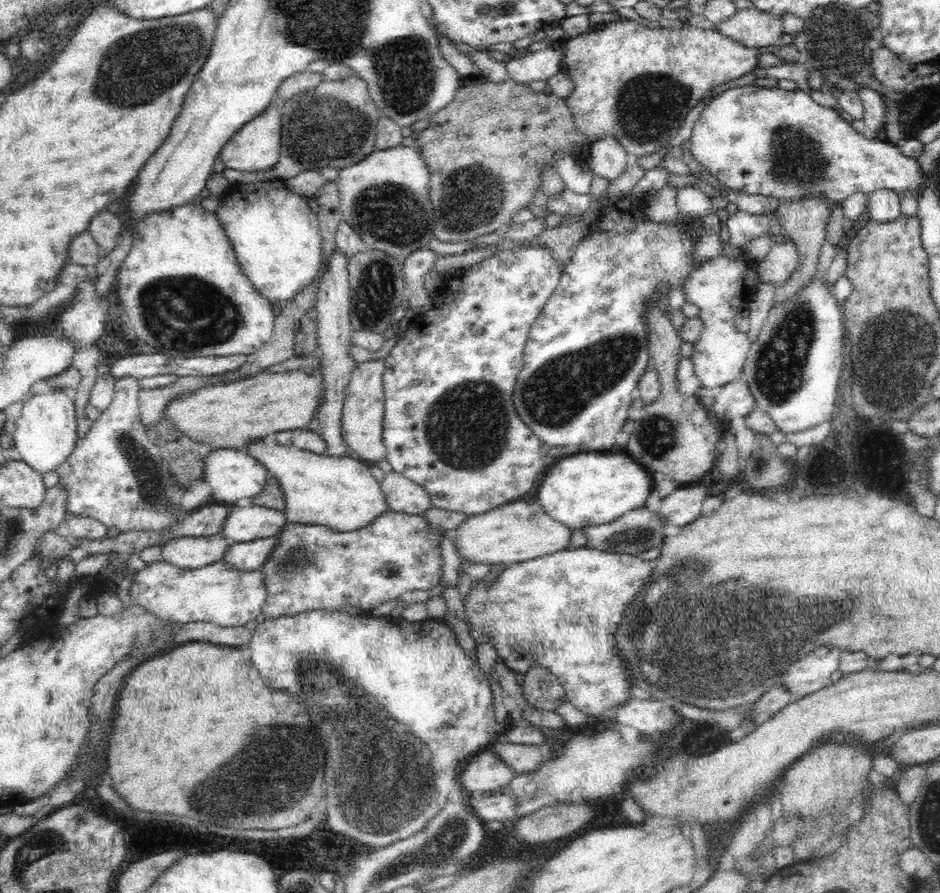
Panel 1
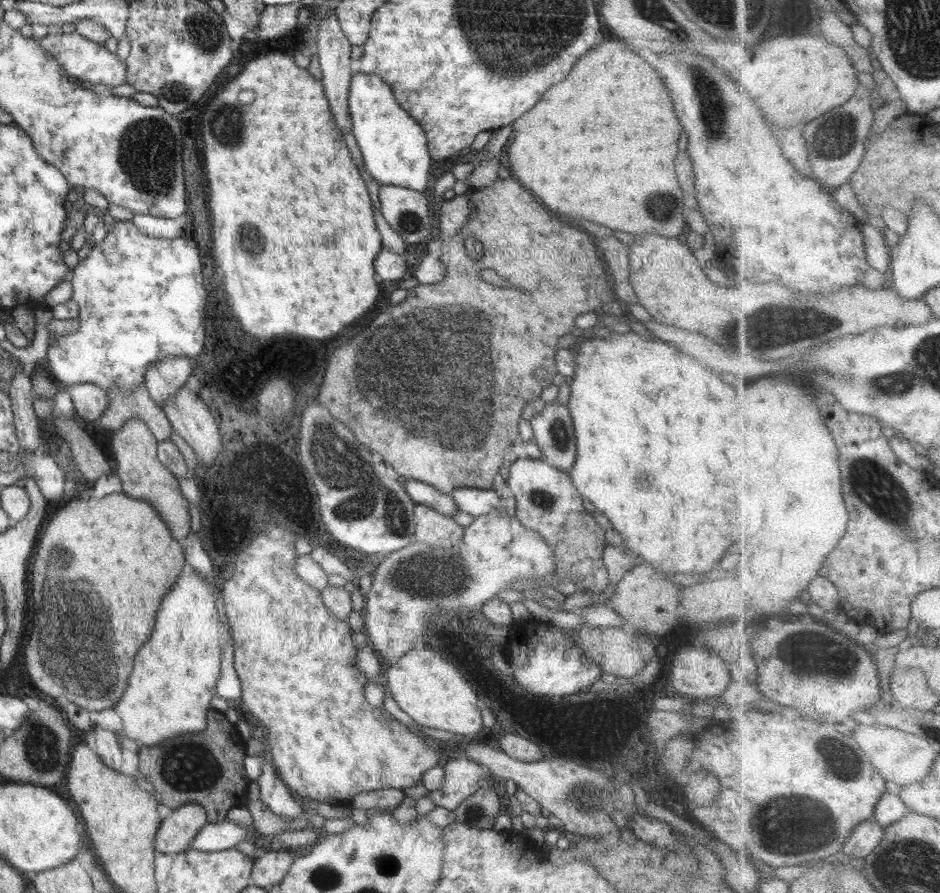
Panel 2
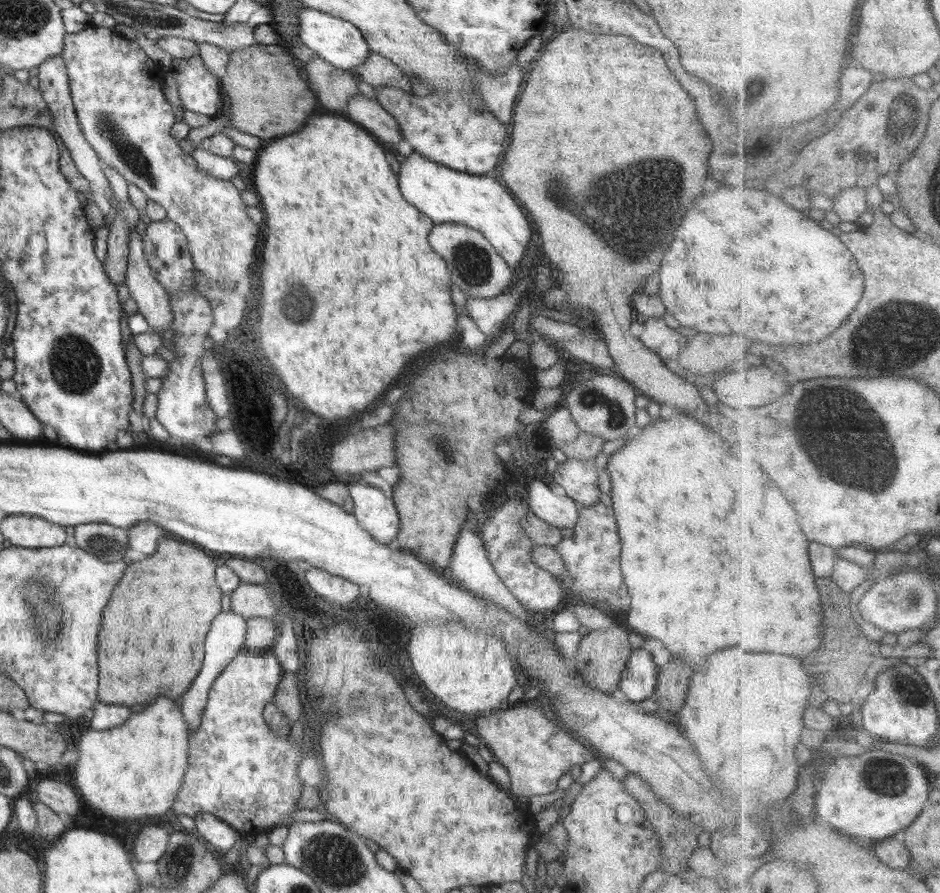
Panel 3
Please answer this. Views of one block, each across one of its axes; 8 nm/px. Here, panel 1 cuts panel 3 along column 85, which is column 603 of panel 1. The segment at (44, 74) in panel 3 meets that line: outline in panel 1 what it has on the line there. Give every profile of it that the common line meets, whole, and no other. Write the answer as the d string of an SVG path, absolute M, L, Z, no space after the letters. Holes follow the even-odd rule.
M608 136L589 145L589 158L585 163L594 175L612 182L631 165L631 161L617 138Z

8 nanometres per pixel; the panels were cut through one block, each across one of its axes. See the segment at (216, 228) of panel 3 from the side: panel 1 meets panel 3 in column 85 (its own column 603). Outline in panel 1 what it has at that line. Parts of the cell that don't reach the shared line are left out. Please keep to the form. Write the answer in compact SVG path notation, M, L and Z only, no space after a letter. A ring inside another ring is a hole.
M623 18L602 30L590 30L566 38L561 43L566 47L562 72L574 82L575 87L566 103L572 111L577 130L587 135L590 144L615 136L632 160L669 146L684 124L686 114L696 107L706 92L758 68L758 49L737 43L718 31L694 26L654 29Z

